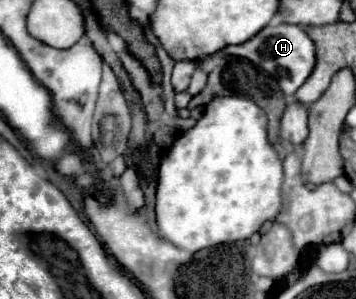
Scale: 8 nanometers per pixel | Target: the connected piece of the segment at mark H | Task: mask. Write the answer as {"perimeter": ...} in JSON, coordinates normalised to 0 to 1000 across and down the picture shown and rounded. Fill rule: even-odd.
{"perimeter":[[[789,77],[789,84],[772,84],[772,90],[750,84],[699,137],[677,144],[677,151],[643,151],[643,157],[621,164],[615,177],[604,177],[604,191],[632,191],[632,184],[688,191],[705,211],[739,224],[784,278],[784,291],[795,298],[801,318],[823,318],[857,278],[857,264],[874,251],[874,237],[885,224],[885,151],[879,151],[879,137],[862,124],[851,90],[812,84],[812,77]]]}

